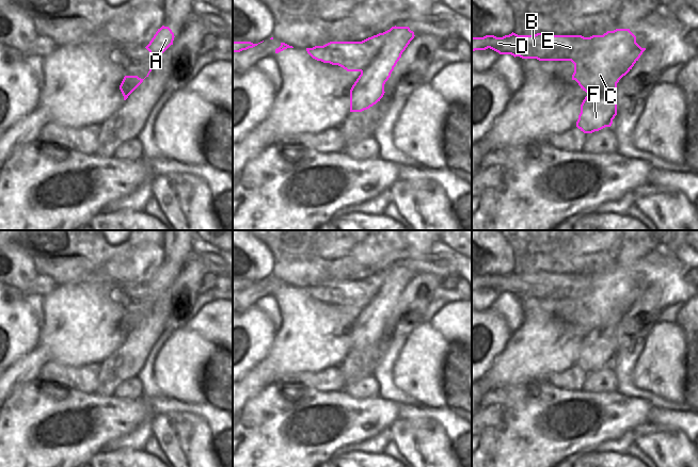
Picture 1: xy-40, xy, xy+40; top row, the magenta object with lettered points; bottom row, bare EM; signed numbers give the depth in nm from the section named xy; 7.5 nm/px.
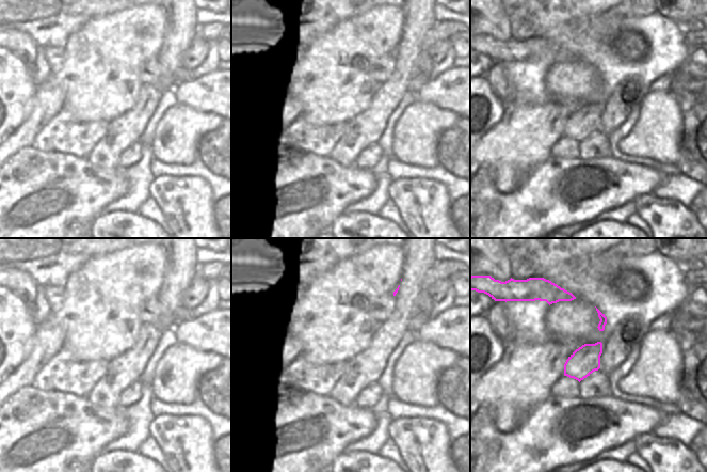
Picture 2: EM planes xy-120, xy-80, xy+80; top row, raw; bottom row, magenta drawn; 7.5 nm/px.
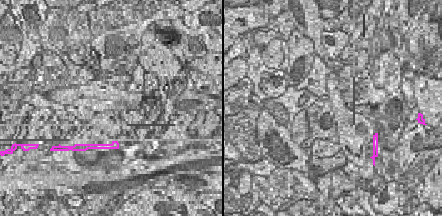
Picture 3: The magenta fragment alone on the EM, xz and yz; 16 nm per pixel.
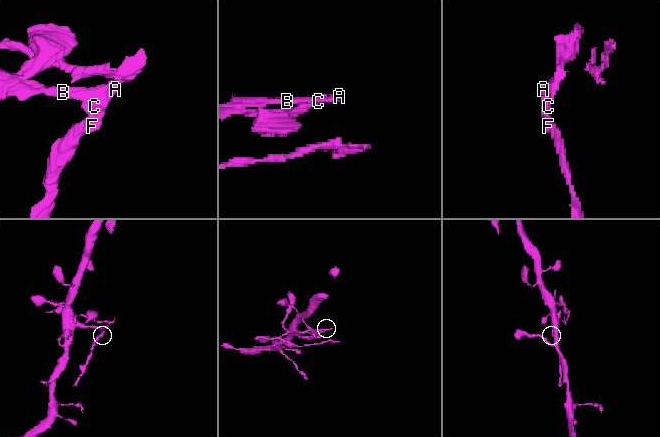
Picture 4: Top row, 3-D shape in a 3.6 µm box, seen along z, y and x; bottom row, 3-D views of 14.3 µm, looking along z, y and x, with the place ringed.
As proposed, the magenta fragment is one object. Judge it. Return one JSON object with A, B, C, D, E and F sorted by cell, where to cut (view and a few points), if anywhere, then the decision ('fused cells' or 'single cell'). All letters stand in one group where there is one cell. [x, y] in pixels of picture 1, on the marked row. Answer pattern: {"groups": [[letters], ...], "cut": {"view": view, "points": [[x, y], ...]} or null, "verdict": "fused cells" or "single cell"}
{"groups": [["A", "F"], ["B", "C", "D", "E"]], "cut": {"view": "xy", "points": [[390, 29], [390, 35], [378, 55], [361, 71]]}, "verdict": "fused cells"}

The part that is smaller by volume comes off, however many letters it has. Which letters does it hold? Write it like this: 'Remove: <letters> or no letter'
Remove: A, F

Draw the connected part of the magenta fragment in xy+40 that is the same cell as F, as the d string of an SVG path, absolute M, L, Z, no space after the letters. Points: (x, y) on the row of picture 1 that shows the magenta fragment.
M617 86L598 88L590 93L581 104L576 127L584 133L592 133L610 127L617 115Z

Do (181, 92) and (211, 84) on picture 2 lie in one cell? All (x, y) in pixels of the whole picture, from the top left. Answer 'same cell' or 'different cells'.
same cell

